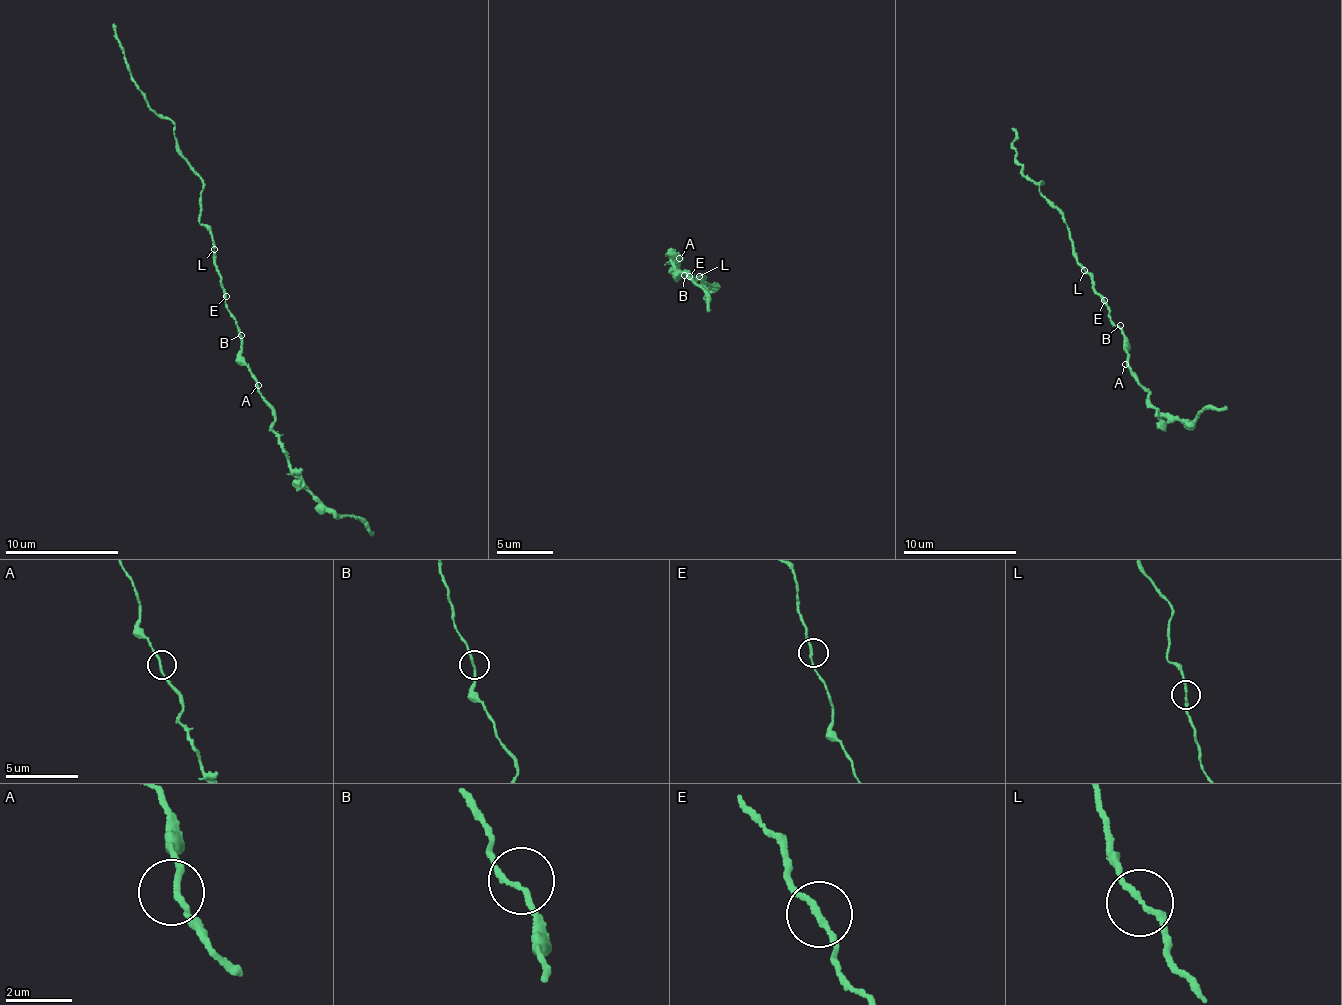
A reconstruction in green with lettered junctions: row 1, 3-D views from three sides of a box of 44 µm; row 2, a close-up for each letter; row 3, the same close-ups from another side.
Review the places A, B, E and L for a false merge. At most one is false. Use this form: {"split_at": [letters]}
{"split_at": []}

